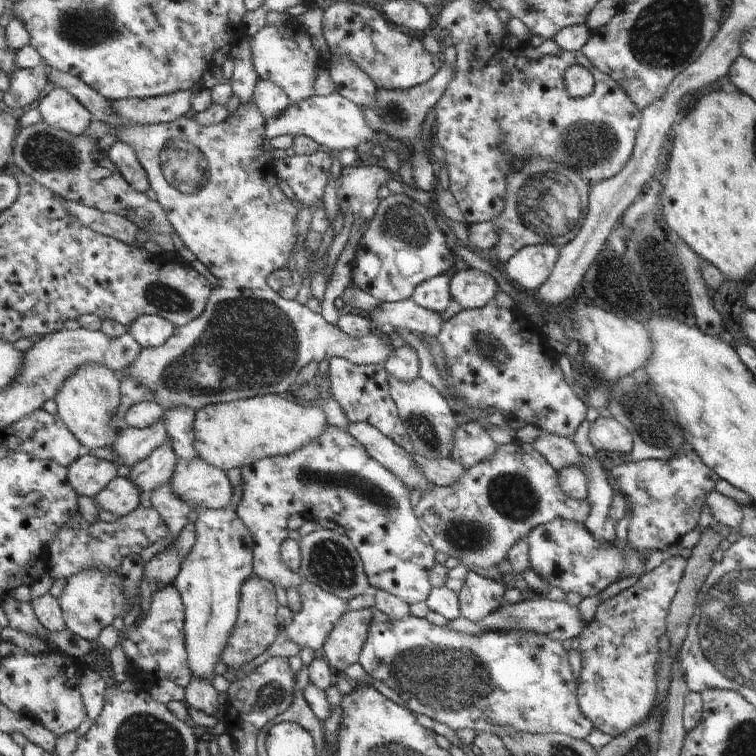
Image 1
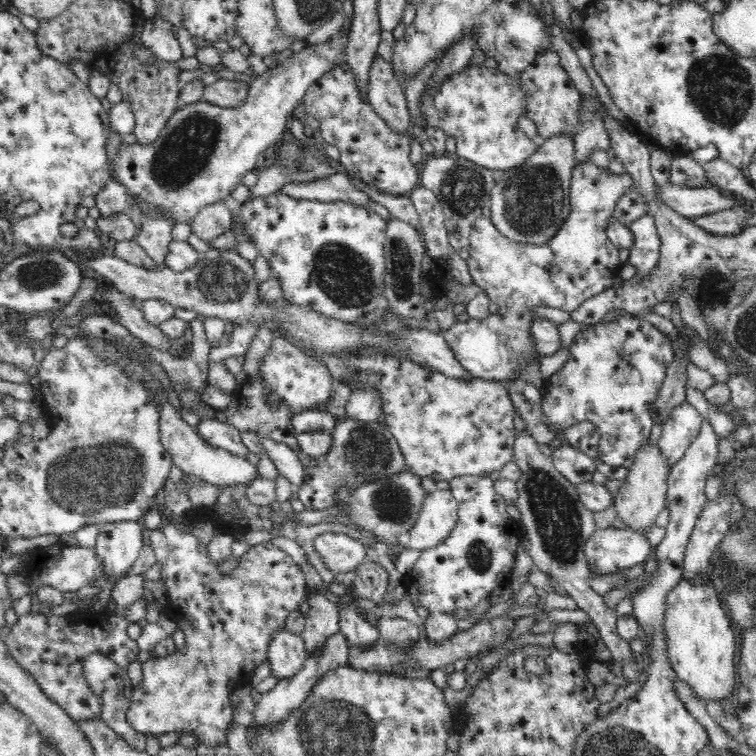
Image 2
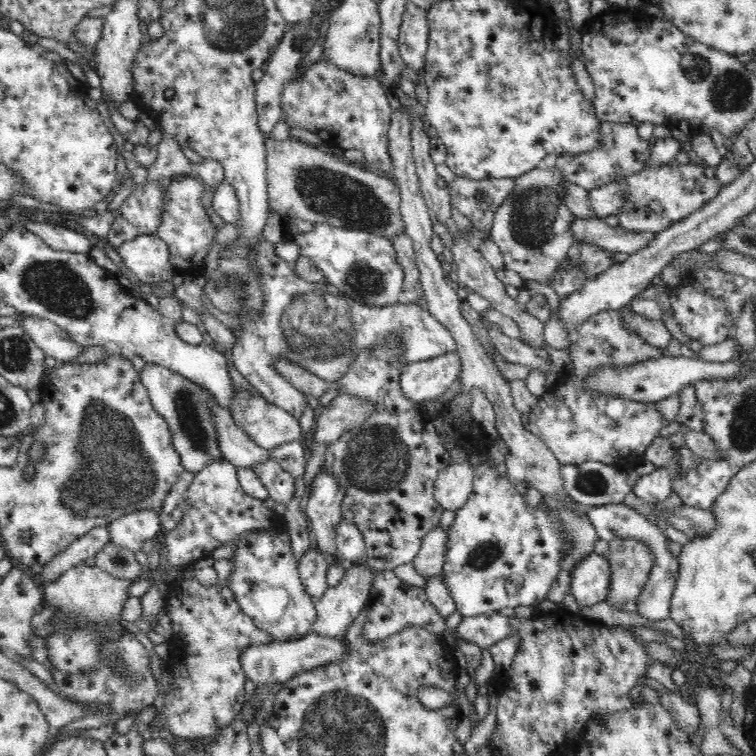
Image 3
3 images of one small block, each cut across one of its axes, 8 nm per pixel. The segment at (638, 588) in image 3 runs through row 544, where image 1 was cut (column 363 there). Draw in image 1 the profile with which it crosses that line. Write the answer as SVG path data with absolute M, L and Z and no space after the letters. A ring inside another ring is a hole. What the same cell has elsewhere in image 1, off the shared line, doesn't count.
M371 608L359 612L347 612L341 622L337 622L335 630L327 638L323 648L323 656L329 660L337 674L343 674L347 666L361 662L361 652L369 642L369 632L373 626L375 612Z

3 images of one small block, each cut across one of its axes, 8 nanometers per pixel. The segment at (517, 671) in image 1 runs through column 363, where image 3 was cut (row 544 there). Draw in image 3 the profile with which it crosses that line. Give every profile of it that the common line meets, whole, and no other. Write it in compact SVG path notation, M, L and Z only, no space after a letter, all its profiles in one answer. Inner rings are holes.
M610 502L610 504L604 504L604 506L580 506L580 508L586 512L590 522L594 524L600 540L610 542L610 540L616 540L616 538L622 536L622 538L646 540L654 548L656 564L654 564L654 570L650 574L648 584L644 586L642 594L636 598L636 612L646 620L670 618L670 598L672 598L674 584L676 584L676 578L678 578L678 558L674 558L670 548L668 548L670 546L668 536L658 526L654 526L644 514L638 514L634 508L626 506L624 502Z

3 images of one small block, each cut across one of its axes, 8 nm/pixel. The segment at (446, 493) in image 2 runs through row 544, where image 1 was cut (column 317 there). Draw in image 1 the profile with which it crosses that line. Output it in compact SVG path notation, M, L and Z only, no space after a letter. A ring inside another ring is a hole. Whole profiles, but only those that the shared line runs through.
M257 396L237 402L213 404L197 412L195 420L195 450L199 458L221 468L245 468L259 464L265 458L291 456L303 450L313 440L321 438L329 428L319 404L313 408L285 400L285 396Z

